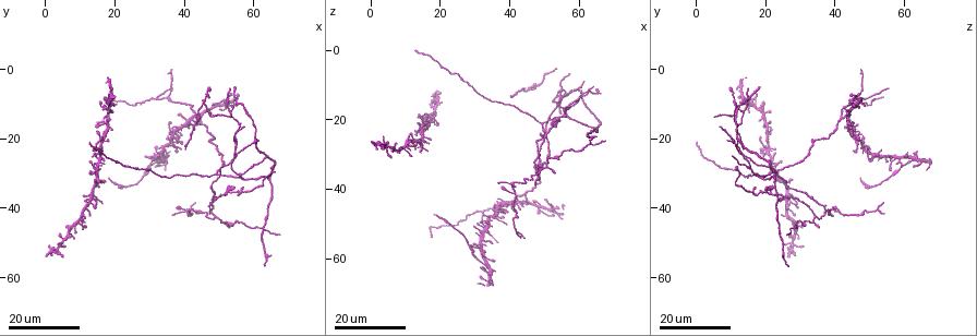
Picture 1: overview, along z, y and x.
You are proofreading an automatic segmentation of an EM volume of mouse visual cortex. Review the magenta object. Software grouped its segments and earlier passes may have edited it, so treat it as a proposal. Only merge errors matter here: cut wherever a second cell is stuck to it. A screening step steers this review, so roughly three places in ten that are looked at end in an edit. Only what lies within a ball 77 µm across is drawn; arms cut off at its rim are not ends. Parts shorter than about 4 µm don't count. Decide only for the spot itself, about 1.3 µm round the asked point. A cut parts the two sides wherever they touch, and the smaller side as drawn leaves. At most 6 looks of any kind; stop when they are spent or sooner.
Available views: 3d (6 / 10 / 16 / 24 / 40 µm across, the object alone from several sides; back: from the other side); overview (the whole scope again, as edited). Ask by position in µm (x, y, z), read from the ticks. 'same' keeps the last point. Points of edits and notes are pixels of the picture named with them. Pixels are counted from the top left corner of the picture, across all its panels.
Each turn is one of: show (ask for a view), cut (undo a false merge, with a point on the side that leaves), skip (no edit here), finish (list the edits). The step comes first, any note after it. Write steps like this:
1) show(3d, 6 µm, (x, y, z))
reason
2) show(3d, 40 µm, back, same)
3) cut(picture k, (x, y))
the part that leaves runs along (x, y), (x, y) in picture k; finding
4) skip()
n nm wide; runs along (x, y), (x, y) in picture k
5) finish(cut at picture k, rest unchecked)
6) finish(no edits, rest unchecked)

show(3d, 16 µm, (44.0, 14.0, 41.5))
branch point

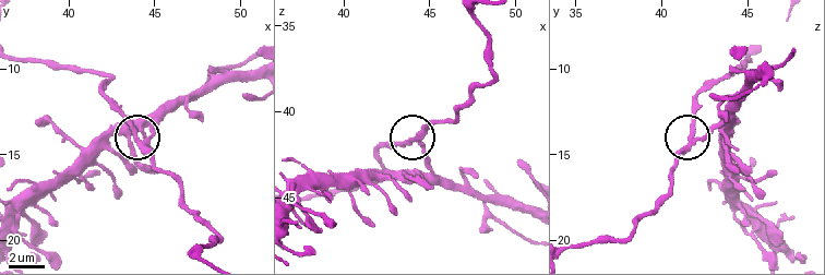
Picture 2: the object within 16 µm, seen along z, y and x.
show(3d, 10 µm, (44.2, 14.1, 41.9))

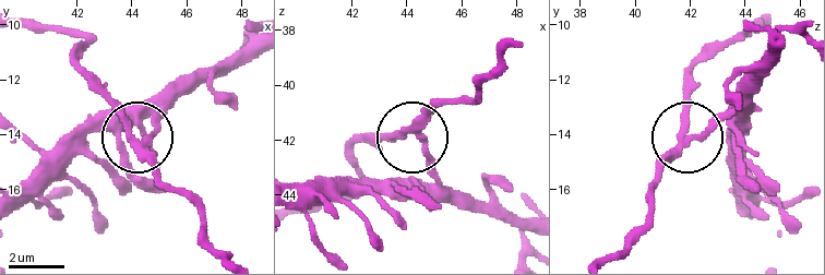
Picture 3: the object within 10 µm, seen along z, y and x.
skip()
side arm 40 µm; runs along (501, 58), (476, 96), (438, 105), (415, 133), (354, 135) in picture 3; continuous, no second cell

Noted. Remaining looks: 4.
show(3d, 24 µm, (34.5, 8.0, 46.0))
thin arm on a thick one

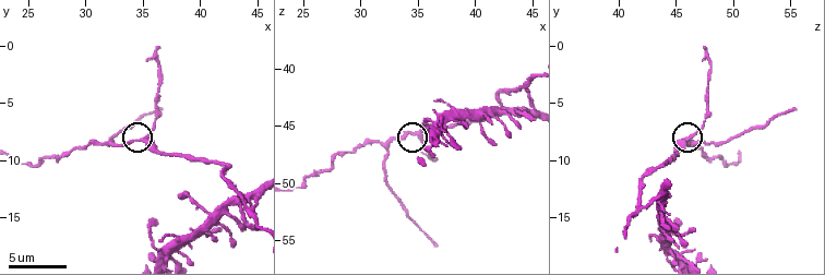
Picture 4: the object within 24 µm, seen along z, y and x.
show(3d, 10 µm, (35.2, 8.2, 45.8))
closer look

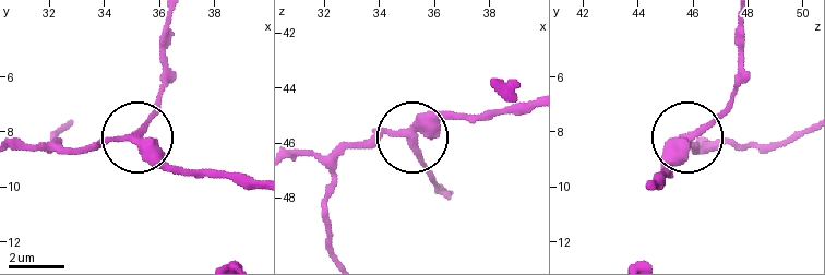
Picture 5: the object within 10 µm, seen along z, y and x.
skip()
runs along (528, 102), (444, 114), (422, 127), (418, 155), (449, 195) in picture 5; continuous, no second cell

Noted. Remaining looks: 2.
show(3d, 16 µm, (45.5, 9.5, 11.5))
three-way junction

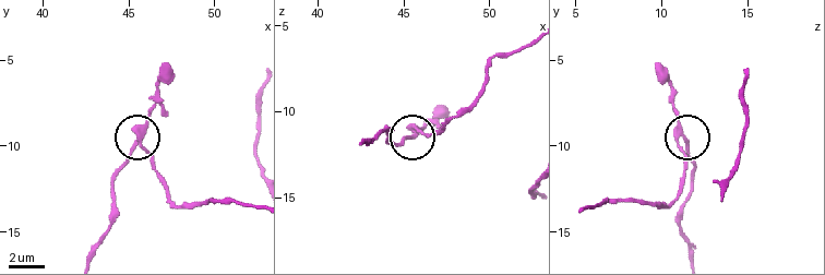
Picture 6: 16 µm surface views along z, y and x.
show(3d, 10 µm, (45.4, 10.0, 11.5))

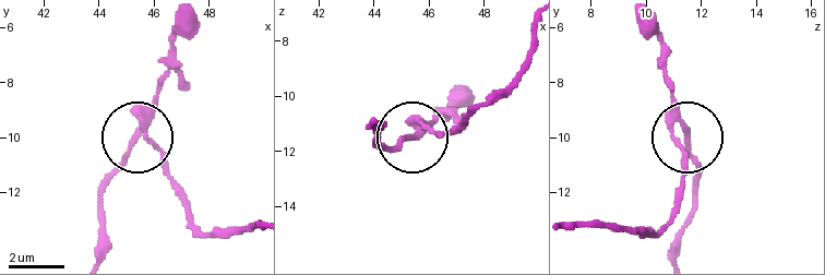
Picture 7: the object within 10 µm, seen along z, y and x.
cut(picture 7, (165, 75))
3 arms; the part that leaves runs along (148, 118), (104, 193), (99, 256) in picture 7; two cells meet here

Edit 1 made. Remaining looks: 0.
finish(cut at picture 7, rest unchecked)

